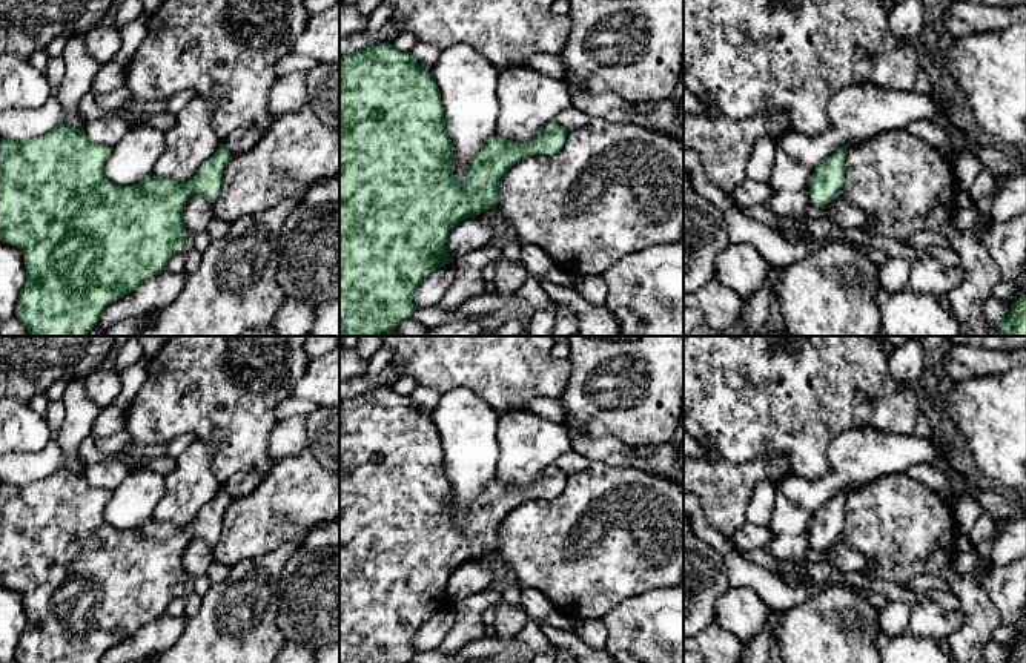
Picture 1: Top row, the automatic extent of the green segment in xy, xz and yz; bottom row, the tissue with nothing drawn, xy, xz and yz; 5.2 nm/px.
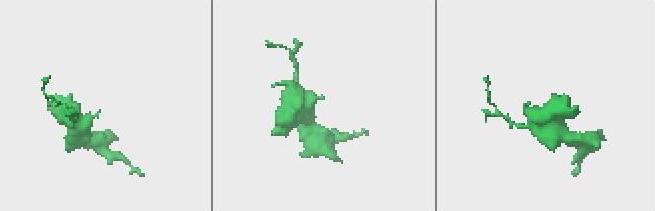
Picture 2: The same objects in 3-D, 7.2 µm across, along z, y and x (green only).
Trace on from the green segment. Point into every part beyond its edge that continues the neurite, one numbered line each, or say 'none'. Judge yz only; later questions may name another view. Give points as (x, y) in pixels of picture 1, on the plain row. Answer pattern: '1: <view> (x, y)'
none

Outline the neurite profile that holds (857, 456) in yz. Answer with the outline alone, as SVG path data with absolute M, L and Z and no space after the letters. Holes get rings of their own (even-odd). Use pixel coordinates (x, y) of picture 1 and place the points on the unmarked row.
M872 427L848 428L828 445L829 470L809 480L789 474L779 485L768 526L773 540L765 549L779 562L799 565L797 582L805 577L809 525L816 511L840 491L849 494L871 482L906 473L912 465L949 459L951 445L914 431L897 433Z

